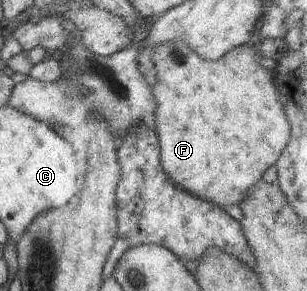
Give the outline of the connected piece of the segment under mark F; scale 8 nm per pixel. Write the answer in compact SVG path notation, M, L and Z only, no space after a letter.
M163 43L149 50L155 65L155 119L160 144L161 168L169 179L187 193L215 203L221 209L239 205L247 191L262 180L264 173L276 166L291 140L291 125L283 105L277 99L273 72L261 66L257 43L237 47L217 61L205 61L185 43Z

